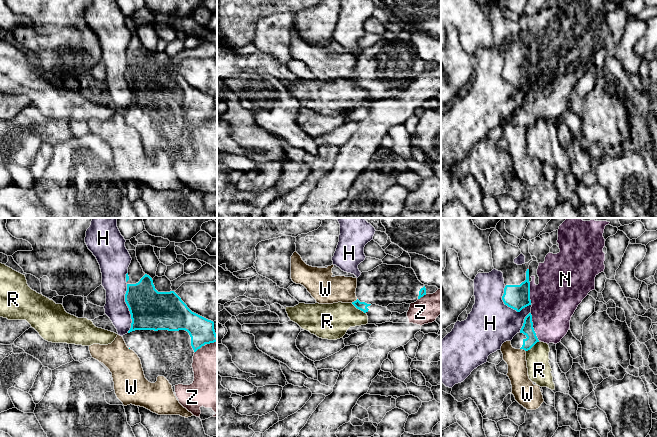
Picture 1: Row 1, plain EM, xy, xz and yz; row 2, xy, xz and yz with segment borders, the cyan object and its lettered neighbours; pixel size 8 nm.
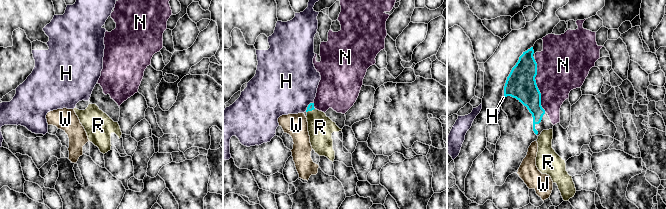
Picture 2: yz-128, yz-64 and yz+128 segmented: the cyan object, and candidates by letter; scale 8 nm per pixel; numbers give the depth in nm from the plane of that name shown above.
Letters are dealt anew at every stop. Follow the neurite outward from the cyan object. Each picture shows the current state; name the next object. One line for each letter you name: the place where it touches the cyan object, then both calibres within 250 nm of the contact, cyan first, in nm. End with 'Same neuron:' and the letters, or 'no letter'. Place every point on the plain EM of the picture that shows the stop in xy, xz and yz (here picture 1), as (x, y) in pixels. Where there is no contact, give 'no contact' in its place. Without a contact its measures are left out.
N: meets cyan in yz at (532, 103); 100 nm thick on the cyan side, 360 nm on the other
Same neuron: N

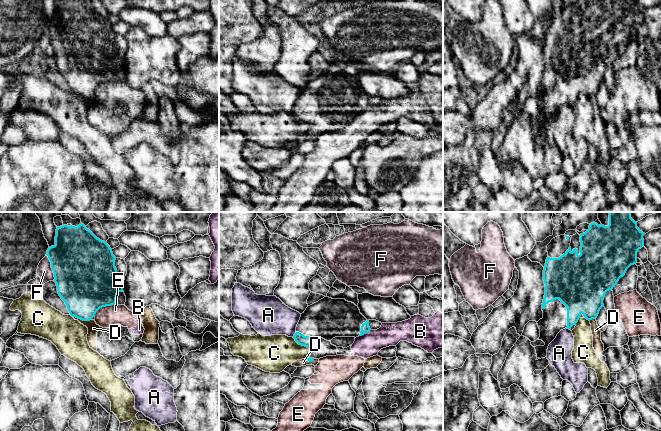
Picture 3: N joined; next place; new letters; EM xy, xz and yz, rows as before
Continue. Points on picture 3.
Same neuron: no letter

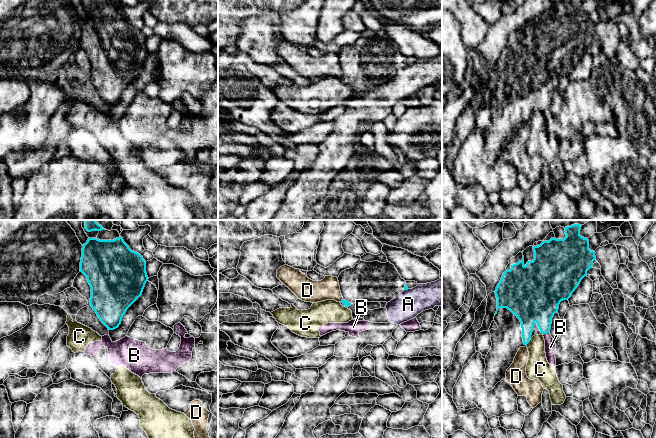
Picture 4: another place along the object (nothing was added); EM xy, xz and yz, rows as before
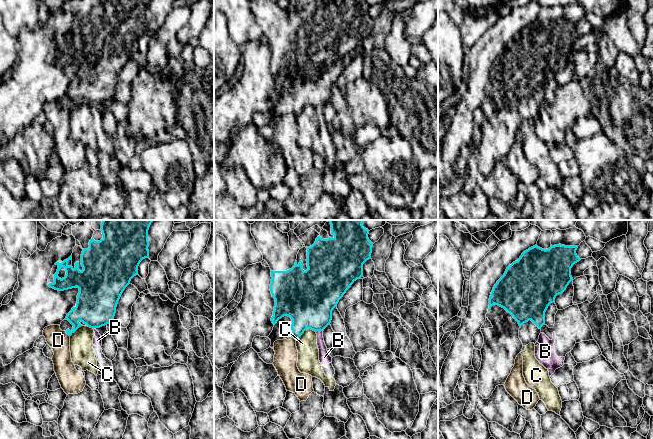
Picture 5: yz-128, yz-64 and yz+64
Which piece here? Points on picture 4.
Same neuron: no letter

